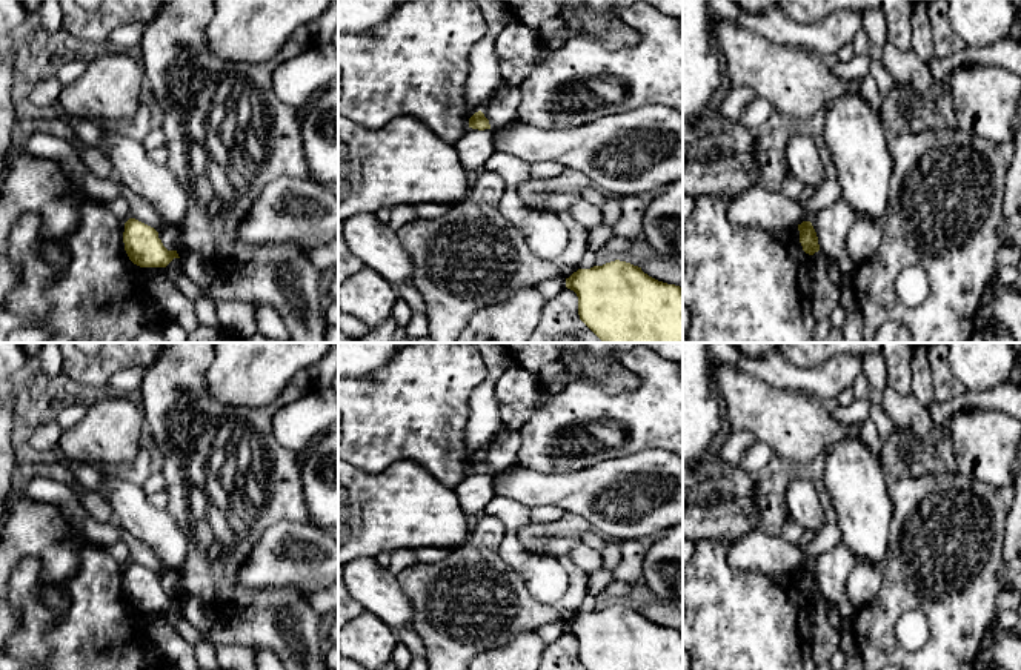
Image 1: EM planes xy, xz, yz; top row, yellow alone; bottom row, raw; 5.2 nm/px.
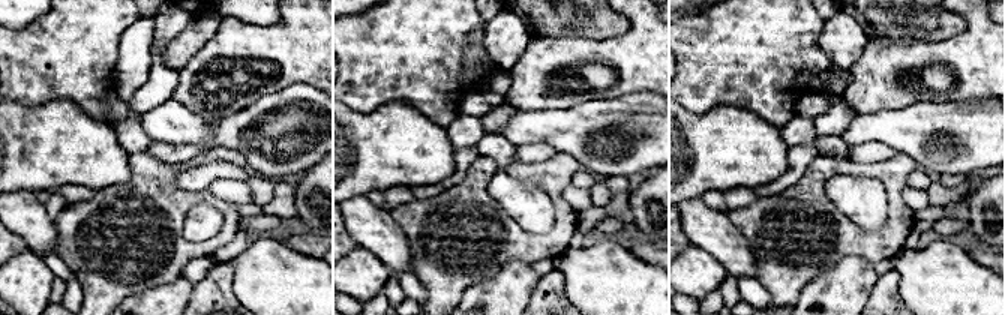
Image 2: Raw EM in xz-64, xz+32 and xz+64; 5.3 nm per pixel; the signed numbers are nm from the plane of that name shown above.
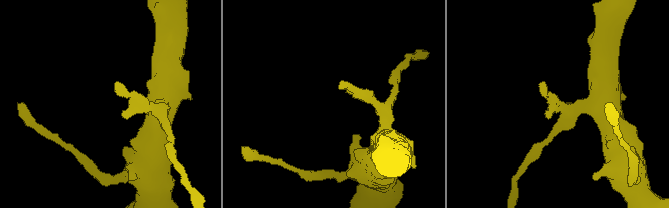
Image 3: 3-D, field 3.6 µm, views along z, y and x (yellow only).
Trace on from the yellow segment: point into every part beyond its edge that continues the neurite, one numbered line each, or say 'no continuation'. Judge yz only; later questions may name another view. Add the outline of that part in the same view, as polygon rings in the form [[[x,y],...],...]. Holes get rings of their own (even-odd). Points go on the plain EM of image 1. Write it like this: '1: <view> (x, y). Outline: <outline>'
no continuation

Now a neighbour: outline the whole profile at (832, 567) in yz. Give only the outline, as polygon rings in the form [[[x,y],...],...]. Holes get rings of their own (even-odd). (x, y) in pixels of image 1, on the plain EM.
[[[841,542],[821,553],[812,564],[820,595],[826,602],[832,602],[838,609],[841,619],[847,622],[856,612],[856,607],[846,596],[846,582],[855,566],[855,556]]]

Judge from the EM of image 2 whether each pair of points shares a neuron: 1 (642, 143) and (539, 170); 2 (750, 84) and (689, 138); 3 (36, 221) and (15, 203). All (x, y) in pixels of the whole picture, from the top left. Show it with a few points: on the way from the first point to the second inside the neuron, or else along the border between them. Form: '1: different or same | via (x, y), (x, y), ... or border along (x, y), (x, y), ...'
1: different | border along (558, 150), (572, 155), (582, 167)
2: different | border along (693, 113), (738, 105), (761, 119)
3: same | via (32, 219), (20, 207)

